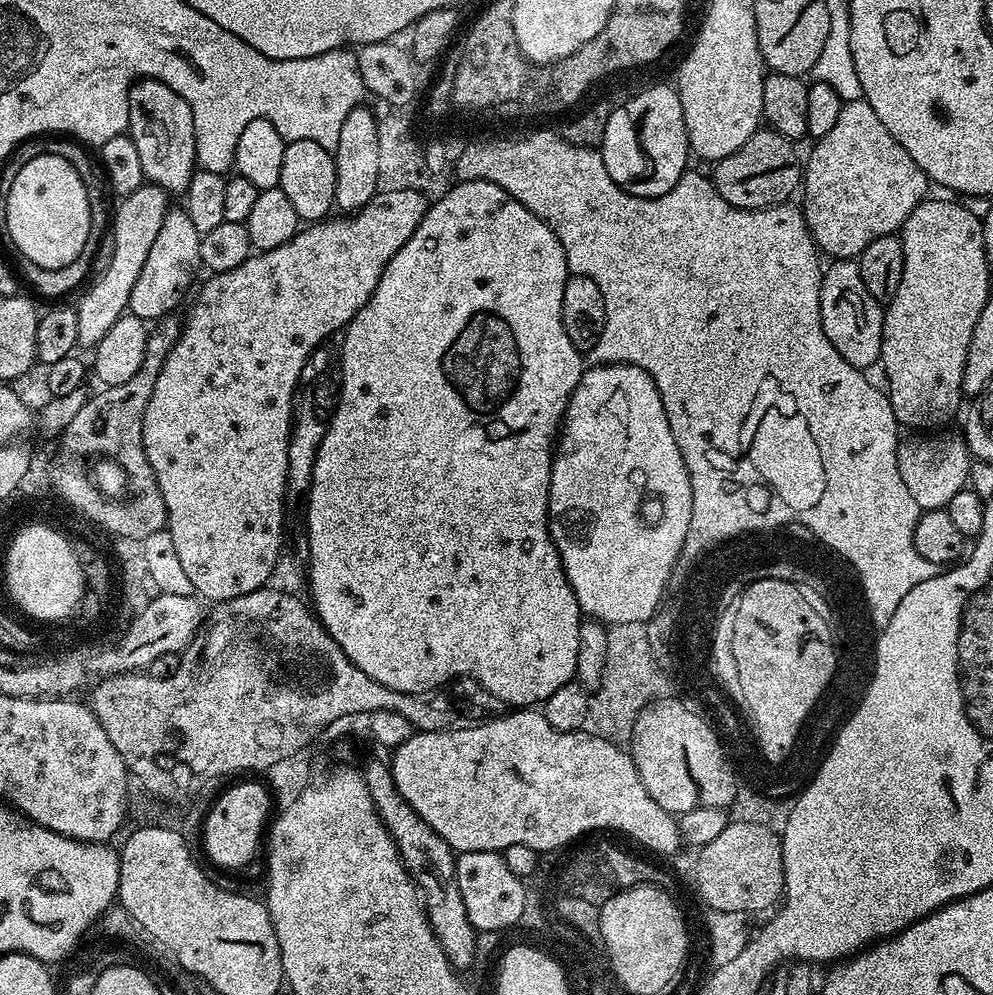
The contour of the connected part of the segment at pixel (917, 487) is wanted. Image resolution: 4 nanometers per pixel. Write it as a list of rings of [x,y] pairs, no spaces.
[[[942,430],[939,432],[930,432],[927,434],[920,434],[917,436],[920,436],[918,438],[910,438],[906,441],[904,439],[897,445],[895,454],[894,454],[894,459],[898,462],[899,464],[899,476],[900,476],[900,483],[902,483],[904,486],[906,486],[906,490],[908,493],[913,495],[914,502],[918,503],[918,506],[920,507],[921,511],[928,511],[930,509],[938,509],[938,508],[943,508],[945,509],[951,498],[954,498],[955,494],[960,492],[963,487],[967,485],[967,478],[968,474],[970,472],[970,462],[972,463],[972,455],[971,452],[968,451],[968,444],[965,442],[963,435],[959,432],[944,432],[948,430]]]

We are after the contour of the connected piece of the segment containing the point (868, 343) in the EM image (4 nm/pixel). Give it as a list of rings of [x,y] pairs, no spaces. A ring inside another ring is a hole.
[[[835,259],[829,264],[820,284],[819,312],[823,320],[823,332],[850,365],[858,369],[871,366],[879,362],[881,356],[883,305],[866,289],[857,261]]]

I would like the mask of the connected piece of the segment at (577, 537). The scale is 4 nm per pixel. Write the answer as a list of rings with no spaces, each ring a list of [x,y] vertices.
[[[596,364],[595,366],[585,367],[582,378],[578,382],[578,386],[572,392],[571,398],[564,411],[564,419],[562,427],[558,433],[558,439],[554,444],[554,455],[552,458],[552,469],[550,470],[550,490],[548,491],[548,529],[552,535],[554,546],[560,555],[560,561],[564,567],[564,573],[568,579],[568,585],[574,590],[574,598],[578,598],[578,606],[581,613],[585,617],[600,621],[605,626],[614,624],[625,624],[626,622],[638,622],[643,624],[655,615],[664,600],[668,590],[668,580],[671,578],[675,563],[678,562],[679,552],[684,550],[686,542],[686,530],[690,530],[690,518],[692,517],[692,491],[690,490],[690,474],[686,470],[686,462],[682,458],[682,454],[678,450],[678,442],[674,442],[674,434],[670,431],[670,422],[666,418],[666,410],[662,406],[662,398],[658,394],[658,386],[654,386],[654,382],[650,378],[650,374],[646,374],[646,370],[642,370],[638,366],[630,366],[629,364]]]

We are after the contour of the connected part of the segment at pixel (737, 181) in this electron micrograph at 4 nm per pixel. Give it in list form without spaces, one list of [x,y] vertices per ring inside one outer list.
[[[758,130],[734,154],[726,158],[715,161],[713,172],[710,172],[712,185],[718,190],[718,194],[730,206],[737,210],[770,210],[776,204],[787,204],[793,199],[792,195],[797,195],[802,184],[802,168],[796,165],[796,148],[793,141],[787,140],[782,134],[771,130]]]

